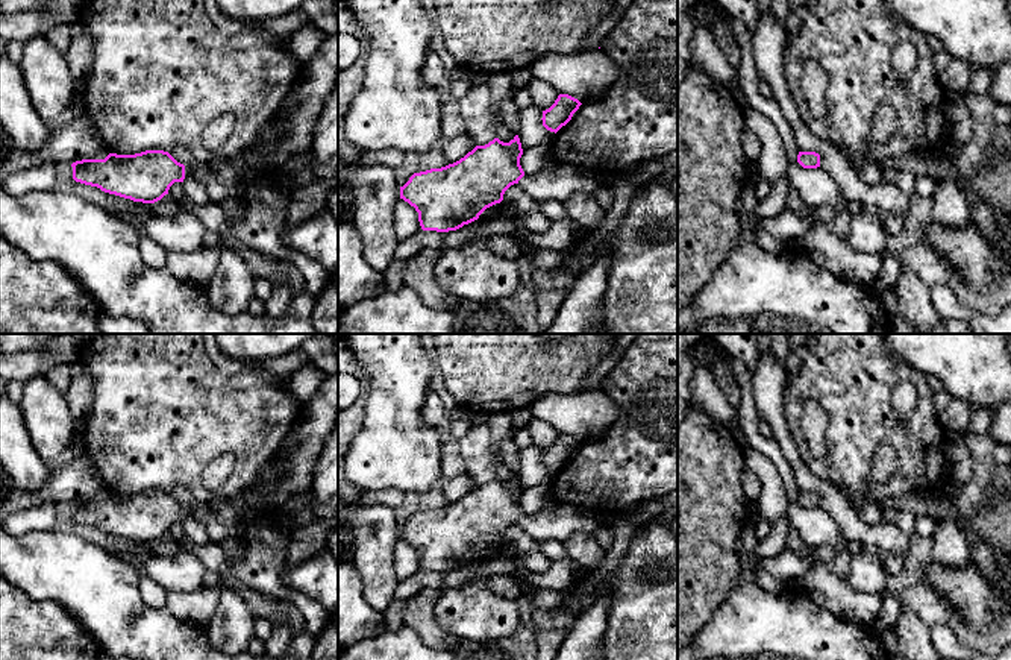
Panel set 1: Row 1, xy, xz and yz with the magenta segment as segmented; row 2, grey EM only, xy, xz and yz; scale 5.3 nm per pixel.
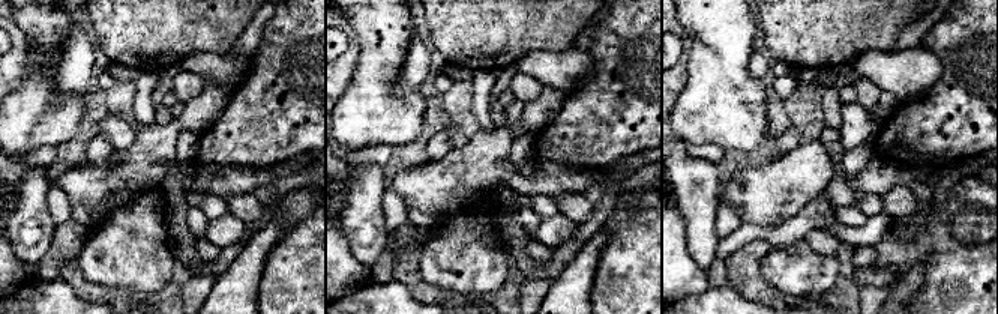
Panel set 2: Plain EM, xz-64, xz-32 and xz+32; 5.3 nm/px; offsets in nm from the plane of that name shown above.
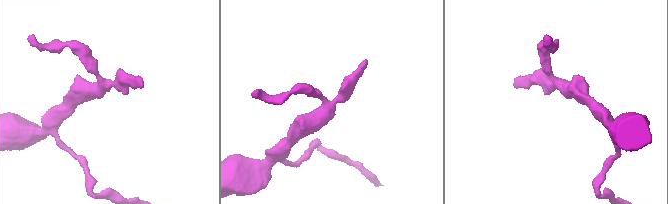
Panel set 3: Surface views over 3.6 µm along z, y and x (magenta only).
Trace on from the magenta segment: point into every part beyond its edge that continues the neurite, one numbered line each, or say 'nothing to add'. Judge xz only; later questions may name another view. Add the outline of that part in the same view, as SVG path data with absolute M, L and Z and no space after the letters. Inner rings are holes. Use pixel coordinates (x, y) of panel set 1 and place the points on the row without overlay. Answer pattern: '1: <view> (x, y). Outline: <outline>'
1: xz (557, 521). Outline: M553 501L537 514L524 514L518 520L518 526L538 542L564 542L579 533L593 536L605 525L611 525L611 516L603 523L593 511Z

